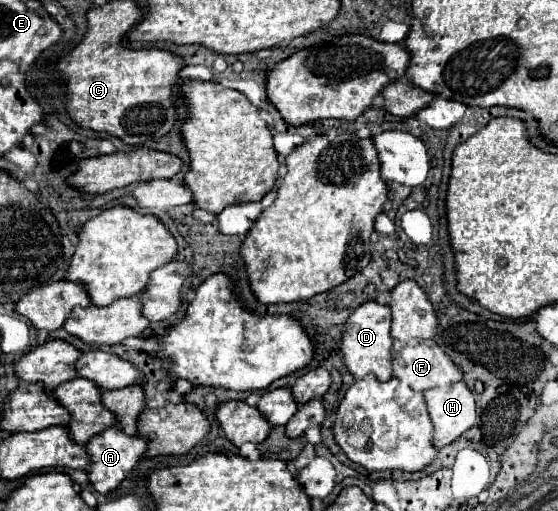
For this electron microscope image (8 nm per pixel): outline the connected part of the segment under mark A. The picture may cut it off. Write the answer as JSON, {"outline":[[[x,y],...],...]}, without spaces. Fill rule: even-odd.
{"outline":[[[114,425],[110,429],[104,429],[96,437],[92,437],[86,443],[86,451],[90,455],[90,467],[86,469],[88,481],[92,483],[94,491],[98,491],[98,493],[110,493],[112,489],[116,489],[122,483],[122,479],[126,477],[126,473],[130,473],[134,469],[134,465],[138,463],[138,459],[144,455],[146,441],[140,439],[140,437],[136,437],[136,435],[134,437],[126,437],[118,429],[118,425]]]}

